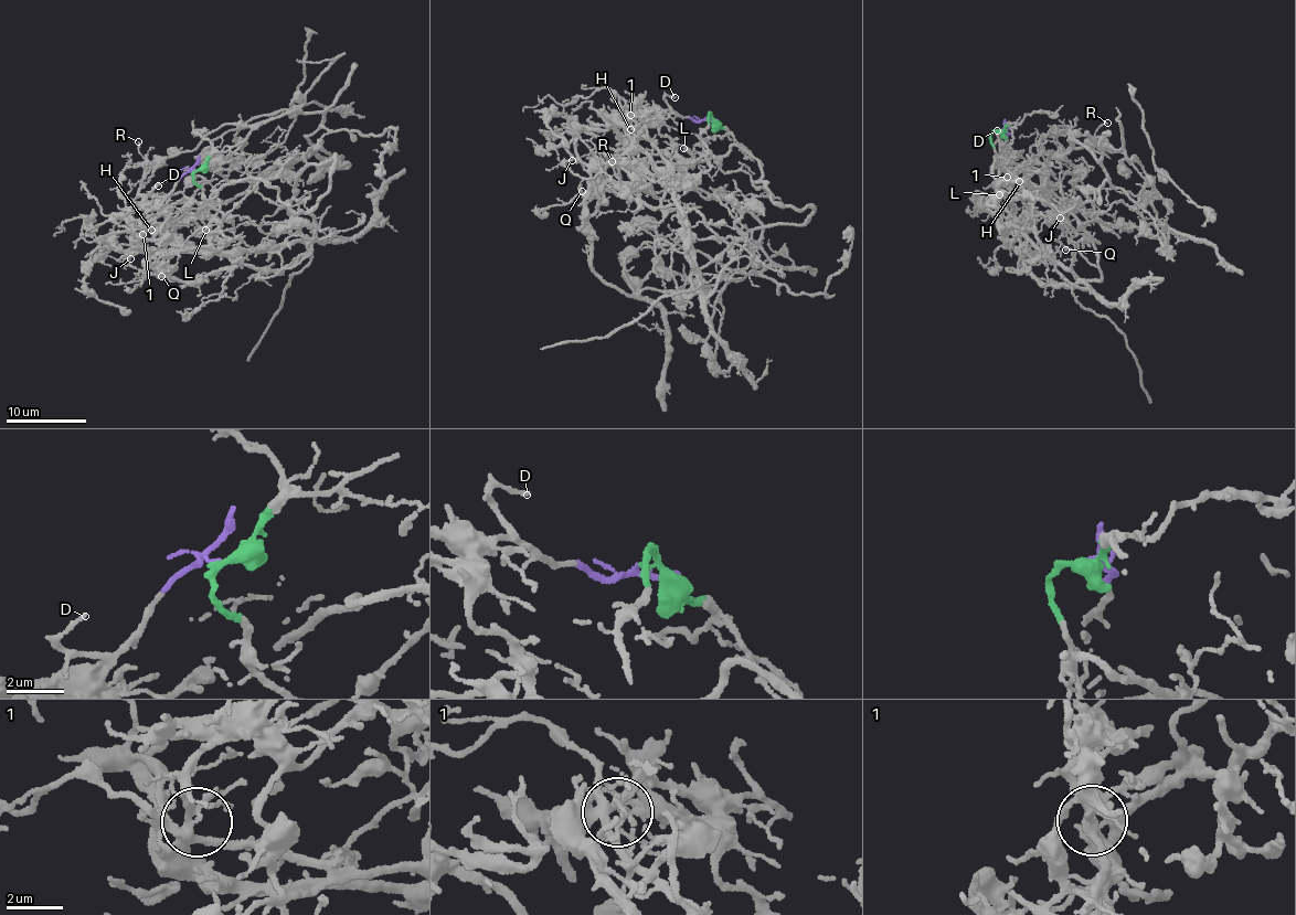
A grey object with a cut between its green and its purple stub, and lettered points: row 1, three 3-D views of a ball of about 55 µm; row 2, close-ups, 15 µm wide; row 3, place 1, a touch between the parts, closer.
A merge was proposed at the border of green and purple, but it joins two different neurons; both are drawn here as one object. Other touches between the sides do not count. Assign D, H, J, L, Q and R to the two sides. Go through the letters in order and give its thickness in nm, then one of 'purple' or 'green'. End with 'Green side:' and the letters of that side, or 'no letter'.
D: calibre 130 nm; purple
H: calibre 120 nm; green
J: calibre 150 nm; green
L: calibre 160 nm; green
Q: calibre 160 nm; green
R: calibre 140 nm; purple
Green side: H, J, L, Q

